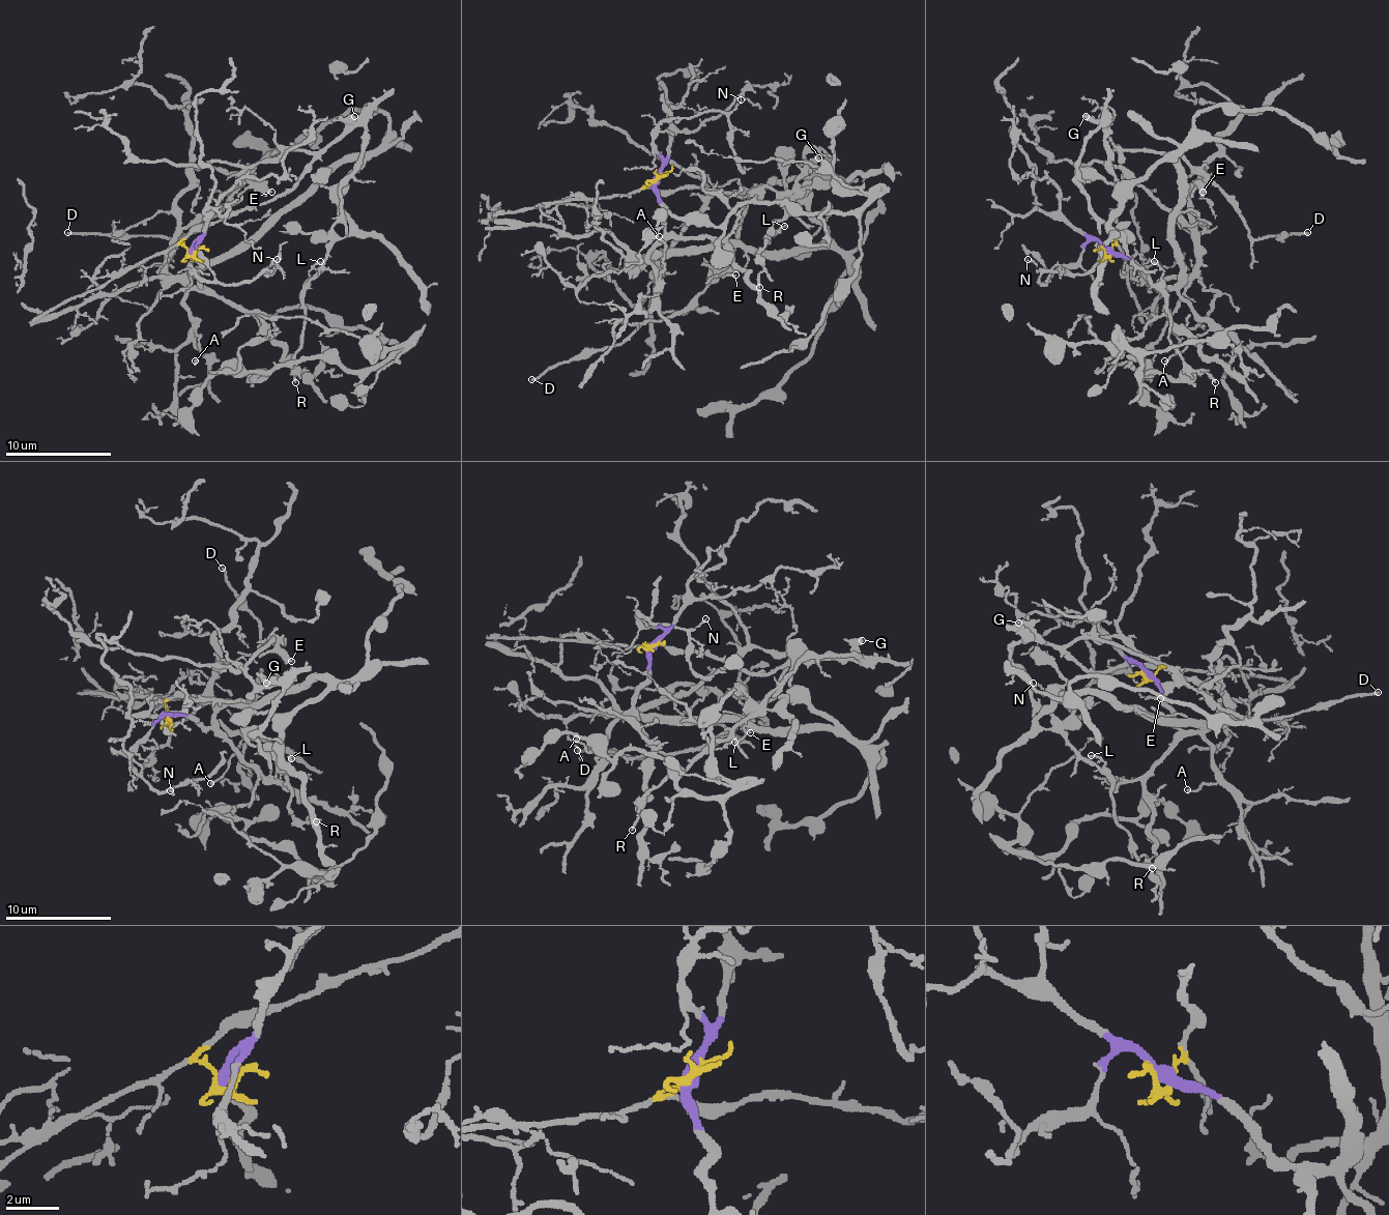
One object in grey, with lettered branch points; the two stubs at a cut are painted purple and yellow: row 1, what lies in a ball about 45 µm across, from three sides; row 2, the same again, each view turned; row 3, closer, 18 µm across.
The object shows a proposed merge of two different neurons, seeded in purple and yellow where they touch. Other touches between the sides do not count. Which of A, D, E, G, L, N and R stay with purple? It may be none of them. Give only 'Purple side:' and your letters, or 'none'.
Purple side: A, N

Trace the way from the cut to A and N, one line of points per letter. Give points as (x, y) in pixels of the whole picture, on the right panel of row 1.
A: (1106, 248), (1122, 253), (1156, 285), (1183, 298), (1209, 324), (1183, 351), (1164, 362)
N: (1106, 248), (1090, 239), (1074, 263), (1061, 266), (1045, 285), (1040, 282), (1040, 268), (1026, 258)

